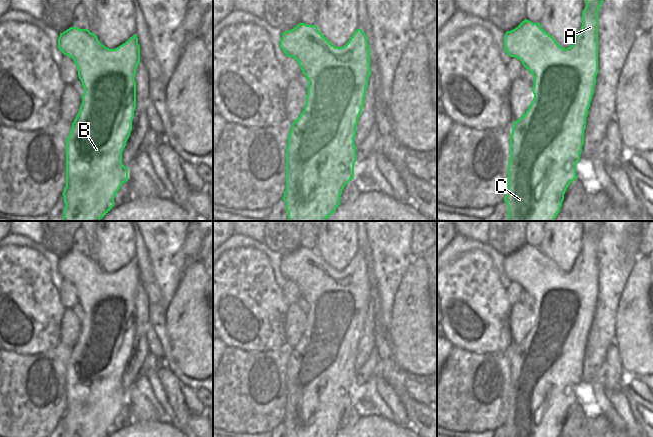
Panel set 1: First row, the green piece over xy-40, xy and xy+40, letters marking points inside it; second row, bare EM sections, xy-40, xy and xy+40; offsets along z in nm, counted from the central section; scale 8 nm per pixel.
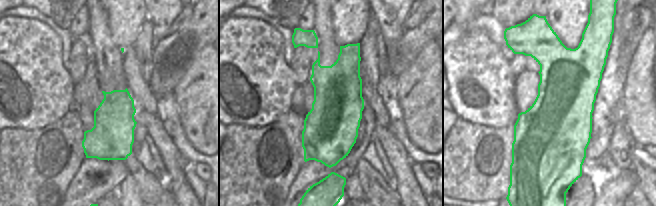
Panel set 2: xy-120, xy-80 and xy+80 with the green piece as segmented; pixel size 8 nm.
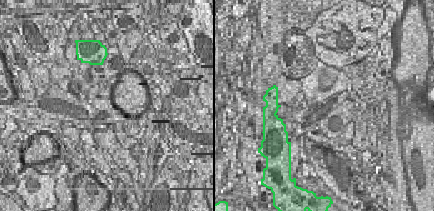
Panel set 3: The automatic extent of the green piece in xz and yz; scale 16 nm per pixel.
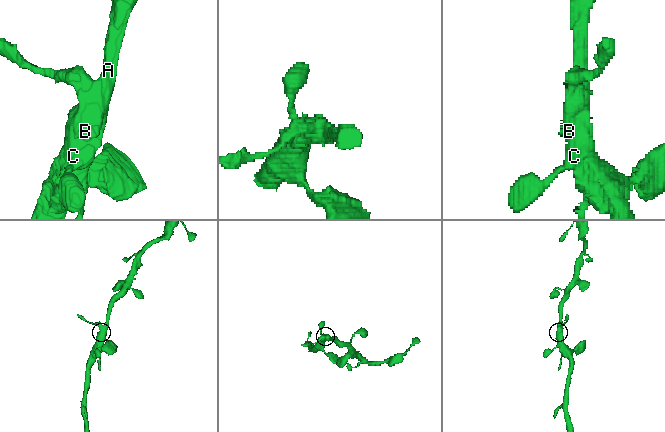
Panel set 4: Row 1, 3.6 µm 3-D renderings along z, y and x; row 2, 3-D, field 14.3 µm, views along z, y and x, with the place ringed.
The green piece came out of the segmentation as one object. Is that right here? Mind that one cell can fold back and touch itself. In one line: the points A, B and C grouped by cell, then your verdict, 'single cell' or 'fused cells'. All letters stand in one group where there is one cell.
groups A B C; single cell

